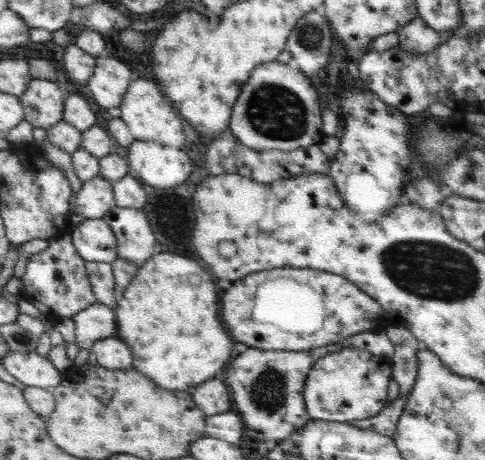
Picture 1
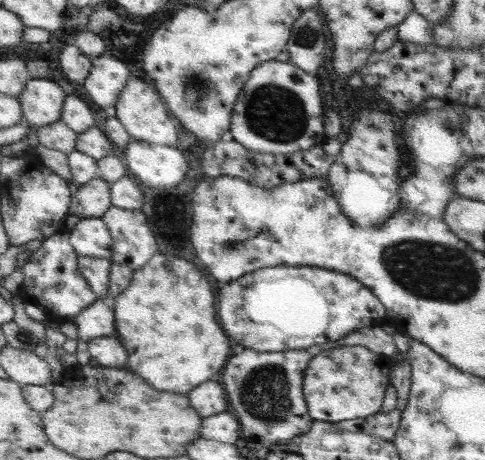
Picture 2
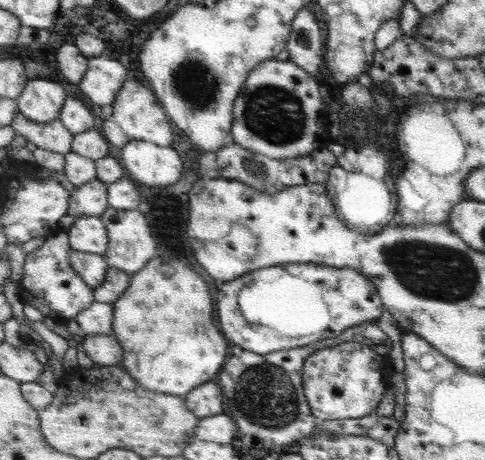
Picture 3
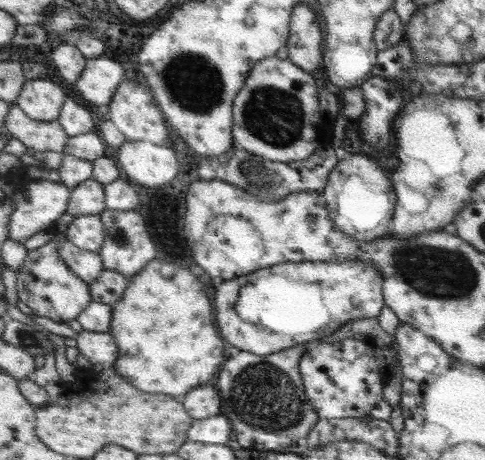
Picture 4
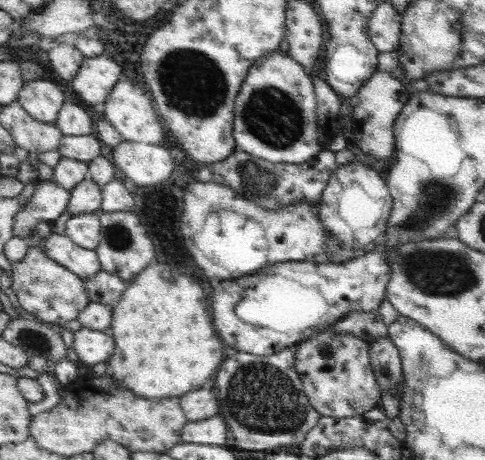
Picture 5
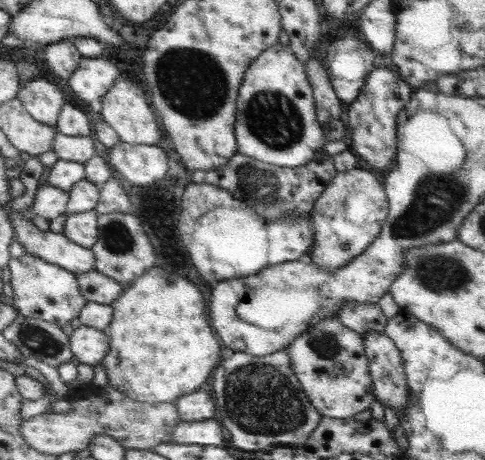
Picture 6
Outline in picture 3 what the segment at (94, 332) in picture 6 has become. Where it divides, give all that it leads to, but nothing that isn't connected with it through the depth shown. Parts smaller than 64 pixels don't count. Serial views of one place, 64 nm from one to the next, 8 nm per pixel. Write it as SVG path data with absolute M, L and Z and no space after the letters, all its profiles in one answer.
M85 334L79 348L83 348L79 354L85 354L93 364L99 366L119 366L123 360L123 350L113 334Z

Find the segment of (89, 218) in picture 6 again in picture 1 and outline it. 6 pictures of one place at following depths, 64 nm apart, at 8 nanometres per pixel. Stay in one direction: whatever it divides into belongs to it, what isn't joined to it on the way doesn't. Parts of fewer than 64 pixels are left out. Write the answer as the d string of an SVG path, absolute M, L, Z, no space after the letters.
M83 220L71 230L71 242L83 260L91 262L115 262L117 240L107 222Z

